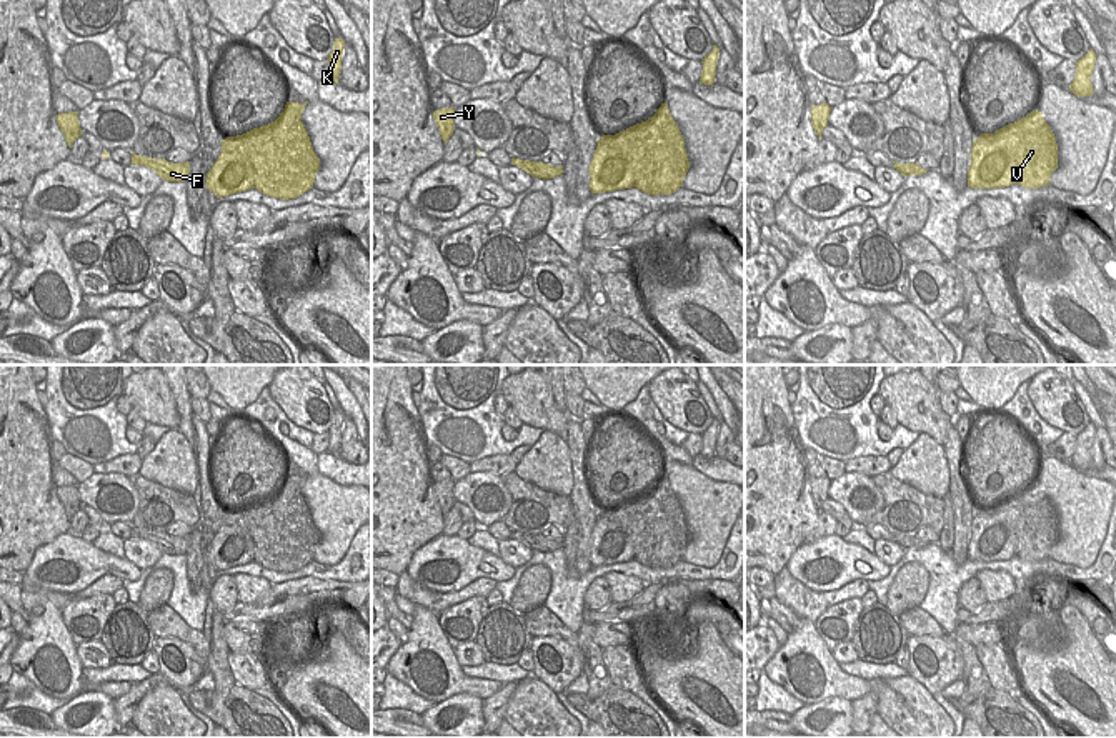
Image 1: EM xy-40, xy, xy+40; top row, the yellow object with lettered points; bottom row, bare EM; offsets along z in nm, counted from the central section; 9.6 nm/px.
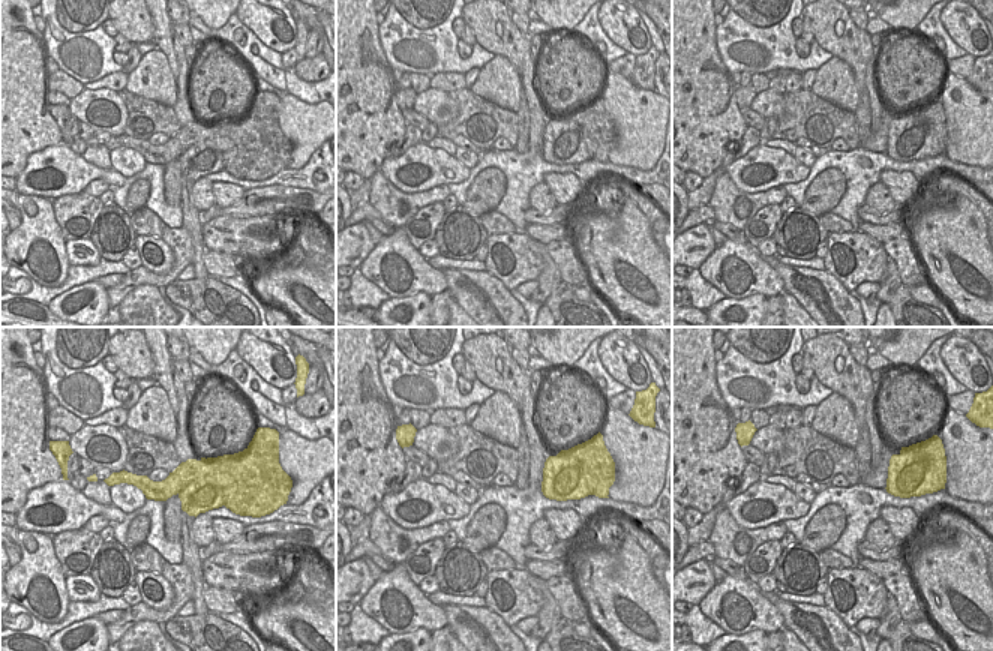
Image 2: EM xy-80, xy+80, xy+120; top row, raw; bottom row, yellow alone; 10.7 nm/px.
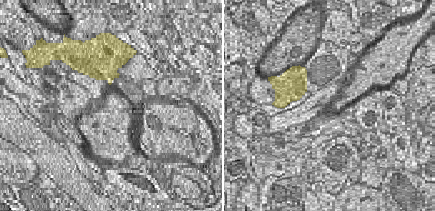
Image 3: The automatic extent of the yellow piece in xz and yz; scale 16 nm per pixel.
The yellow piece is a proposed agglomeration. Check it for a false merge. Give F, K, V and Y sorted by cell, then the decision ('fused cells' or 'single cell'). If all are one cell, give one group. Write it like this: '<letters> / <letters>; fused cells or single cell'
F V Y / K; fused cells

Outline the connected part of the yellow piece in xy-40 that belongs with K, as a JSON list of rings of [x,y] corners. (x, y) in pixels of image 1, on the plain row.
[[[335,411],[335,418],[331,426],[328,428],[328,450],[331,455],[338,456],[338,450],[341,445],[341,430],[343,430],[343,423],[345,423],[345,413],[343,411]]]

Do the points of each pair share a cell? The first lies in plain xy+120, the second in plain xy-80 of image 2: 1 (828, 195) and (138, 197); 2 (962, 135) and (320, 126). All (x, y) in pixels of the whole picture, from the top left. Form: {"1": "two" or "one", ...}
{"1": "one", "2": "one"}

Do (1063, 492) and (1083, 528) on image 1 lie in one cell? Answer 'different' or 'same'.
same

